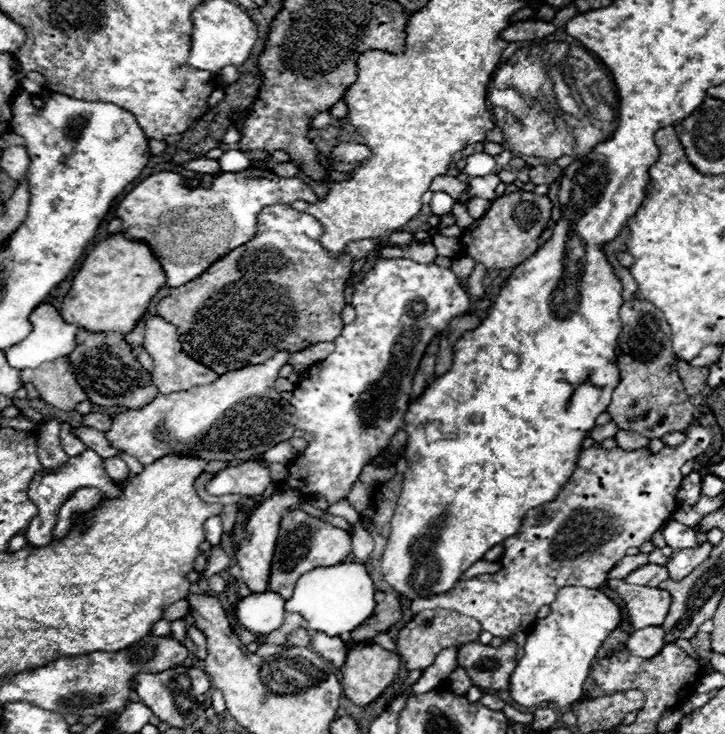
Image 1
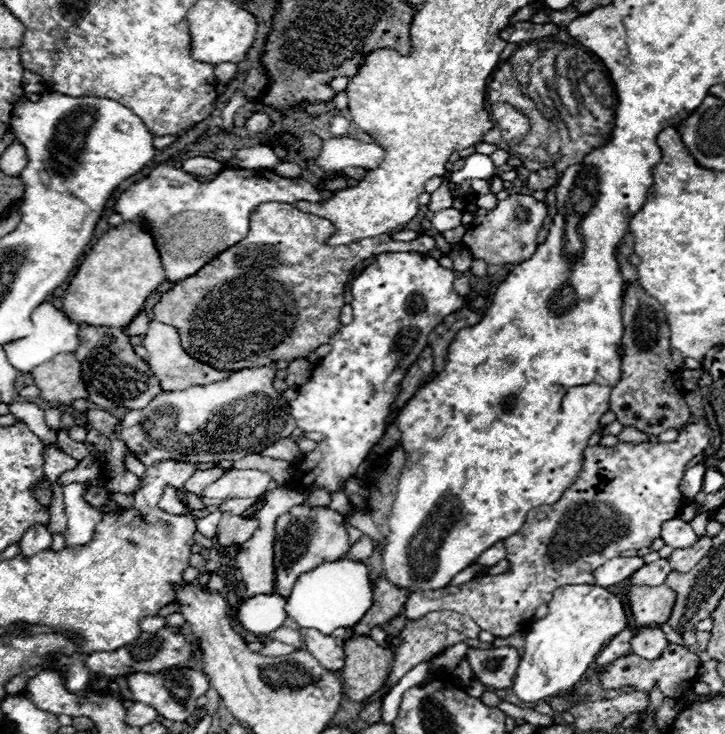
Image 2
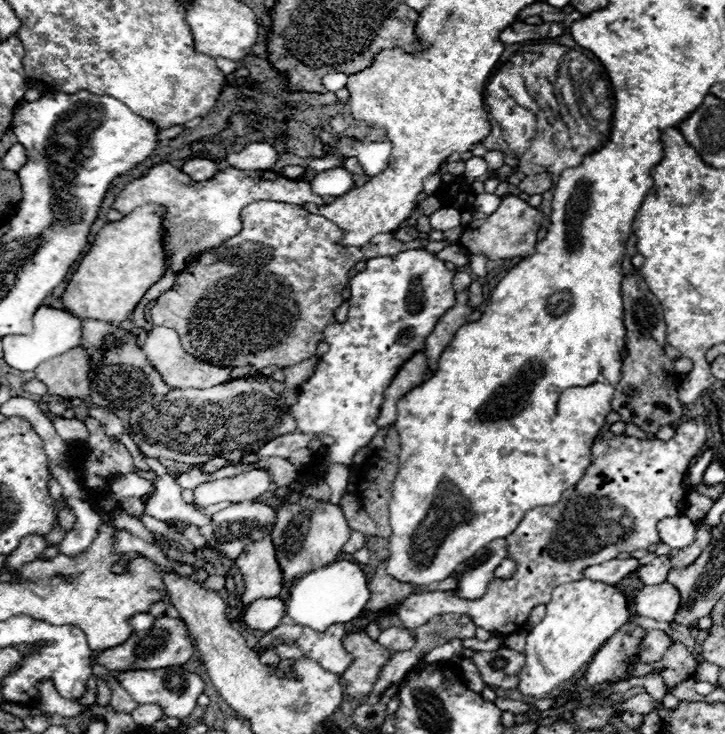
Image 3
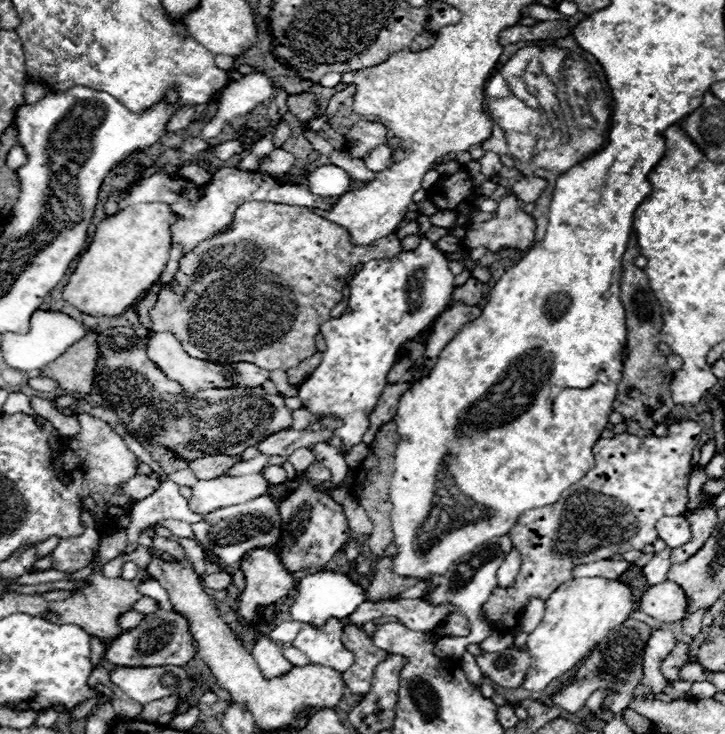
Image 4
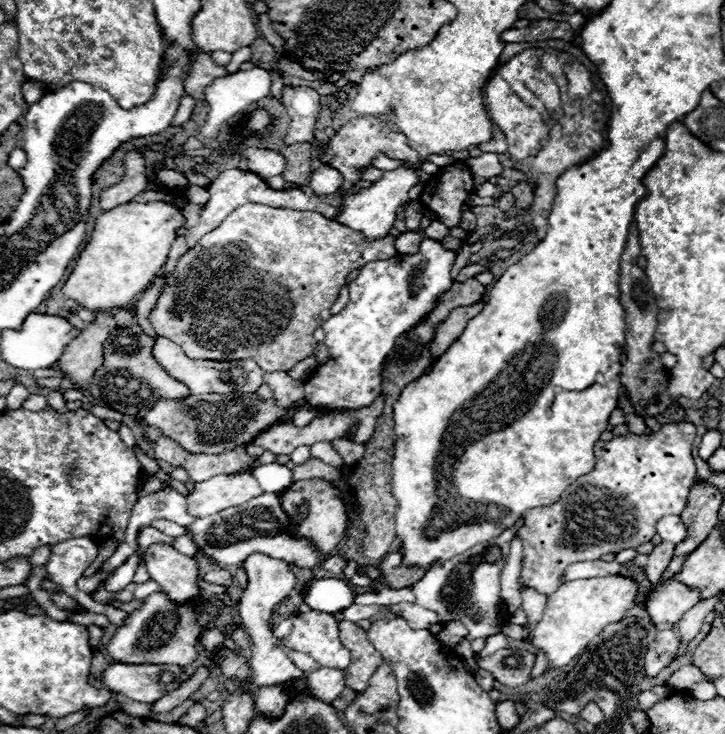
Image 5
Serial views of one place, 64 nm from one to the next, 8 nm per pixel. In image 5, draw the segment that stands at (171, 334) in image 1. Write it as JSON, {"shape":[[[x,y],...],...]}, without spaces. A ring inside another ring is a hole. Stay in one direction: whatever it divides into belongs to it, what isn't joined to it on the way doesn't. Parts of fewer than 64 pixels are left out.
{"shape":[[[158,336],[154,340],[152,356],[156,358],[156,362],[160,362],[160,366],[164,366],[168,376],[172,376],[178,382],[186,384],[190,394],[204,394],[204,392],[216,392],[216,394],[256,392],[262,386],[262,382],[264,382],[264,370],[260,370],[260,366],[256,366],[252,360],[236,360],[236,362],[194,360],[194,358],[188,358],[176,342],[172,342],[172,340],[164,338],[164,336]]]}

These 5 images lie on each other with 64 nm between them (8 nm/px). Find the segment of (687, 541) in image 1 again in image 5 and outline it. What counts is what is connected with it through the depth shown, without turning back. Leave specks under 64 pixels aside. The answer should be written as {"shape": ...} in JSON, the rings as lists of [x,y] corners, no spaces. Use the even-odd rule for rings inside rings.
{"shape":[[[664,516],[664,518],[660,518],[660,522],[656,524],[656,530],[658,530],[658,536],[664,542],[672,542],[672,544],[680,544],[688,536],[688,530],[686,530],[680,516]]]}

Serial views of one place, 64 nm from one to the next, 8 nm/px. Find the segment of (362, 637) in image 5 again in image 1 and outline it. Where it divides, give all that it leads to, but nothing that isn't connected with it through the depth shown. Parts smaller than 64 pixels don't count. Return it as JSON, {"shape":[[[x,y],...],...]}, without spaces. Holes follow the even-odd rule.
{"shape":[[[378,644],[374,646],[356,646],[356,650],[348,652],[348,658],[344,662],[344,666],[340,668],[342,672],[342,690],[344,694],[358,706],[368,706],[370,702],[374,702],[396,678],[400,672],[400,660],[398,654],[388,652],[384,648],[380,648]]]}

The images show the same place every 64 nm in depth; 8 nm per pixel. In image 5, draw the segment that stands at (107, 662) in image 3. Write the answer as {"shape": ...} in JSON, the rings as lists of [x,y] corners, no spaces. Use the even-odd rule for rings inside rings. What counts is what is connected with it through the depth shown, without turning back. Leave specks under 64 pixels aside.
{"shape":[[[164,592],[152,594],[144,600],[144,606],[126,620],[124,626],[116,630],[106,646],[108,656],[122,664],[178,664],[186,666],[196,660],[196,640],[204,626],[212,624],[216,618],[216,606],[206,600],[202,606],[176,606]]]}

